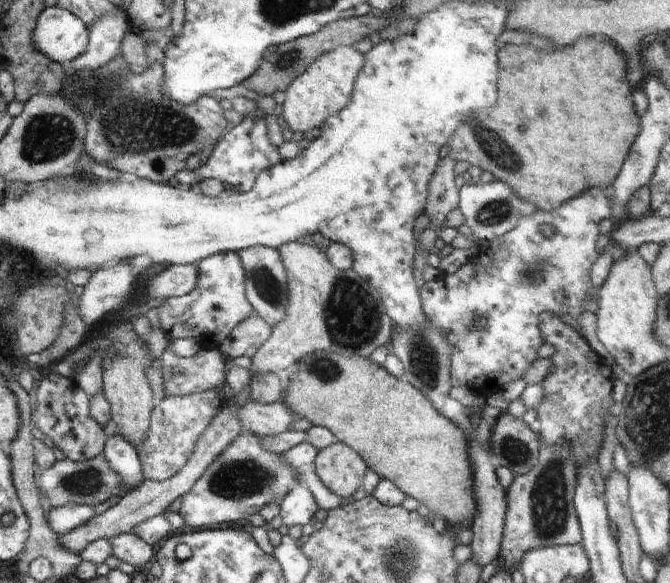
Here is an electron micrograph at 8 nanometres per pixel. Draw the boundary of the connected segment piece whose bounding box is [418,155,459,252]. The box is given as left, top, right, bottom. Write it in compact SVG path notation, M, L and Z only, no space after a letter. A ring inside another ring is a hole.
M448 155L438 160L432 180L428 184L428 198L423 213L430 218L430 224L418 240L420 248L426 252L431 252L436 244L436 237L446 216L458 213L459 188L456 185L457 174L454 172L456 164L458 161L452 160Z

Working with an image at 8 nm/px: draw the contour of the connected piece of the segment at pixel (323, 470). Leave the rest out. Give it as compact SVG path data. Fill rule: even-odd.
M336 440L334 444L318 450L314 466L322 484L338 495L340 500L361 494L368 466L347 444Z

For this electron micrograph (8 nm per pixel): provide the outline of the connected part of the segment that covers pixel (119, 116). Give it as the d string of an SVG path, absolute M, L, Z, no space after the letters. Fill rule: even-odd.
M154 62L147 69L134 68L128 70L126 78L116 80L116 90L94 108L92 116L87 119L87 135L84 152L100 162L105 168L118 168L120 174L148 178L156 183L170 181L177 172L186 169L186 160L192 154L201 153L206 146L214 146L220 142L227 131L228 121L224 118L224 110L219 101L212 95L200 96L196 102L182 105L162 92L164 82L163 66Z

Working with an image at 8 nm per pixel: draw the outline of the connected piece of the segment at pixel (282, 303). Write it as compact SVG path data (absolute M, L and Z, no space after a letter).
M264 246L248 247L236 252L242 260L242 266L246 270L246 298L250 306L254 308L260 318L264 318L266 324L274 328L278 322L286 318L286 306L288 306L288 278L280 260L278 249Z

